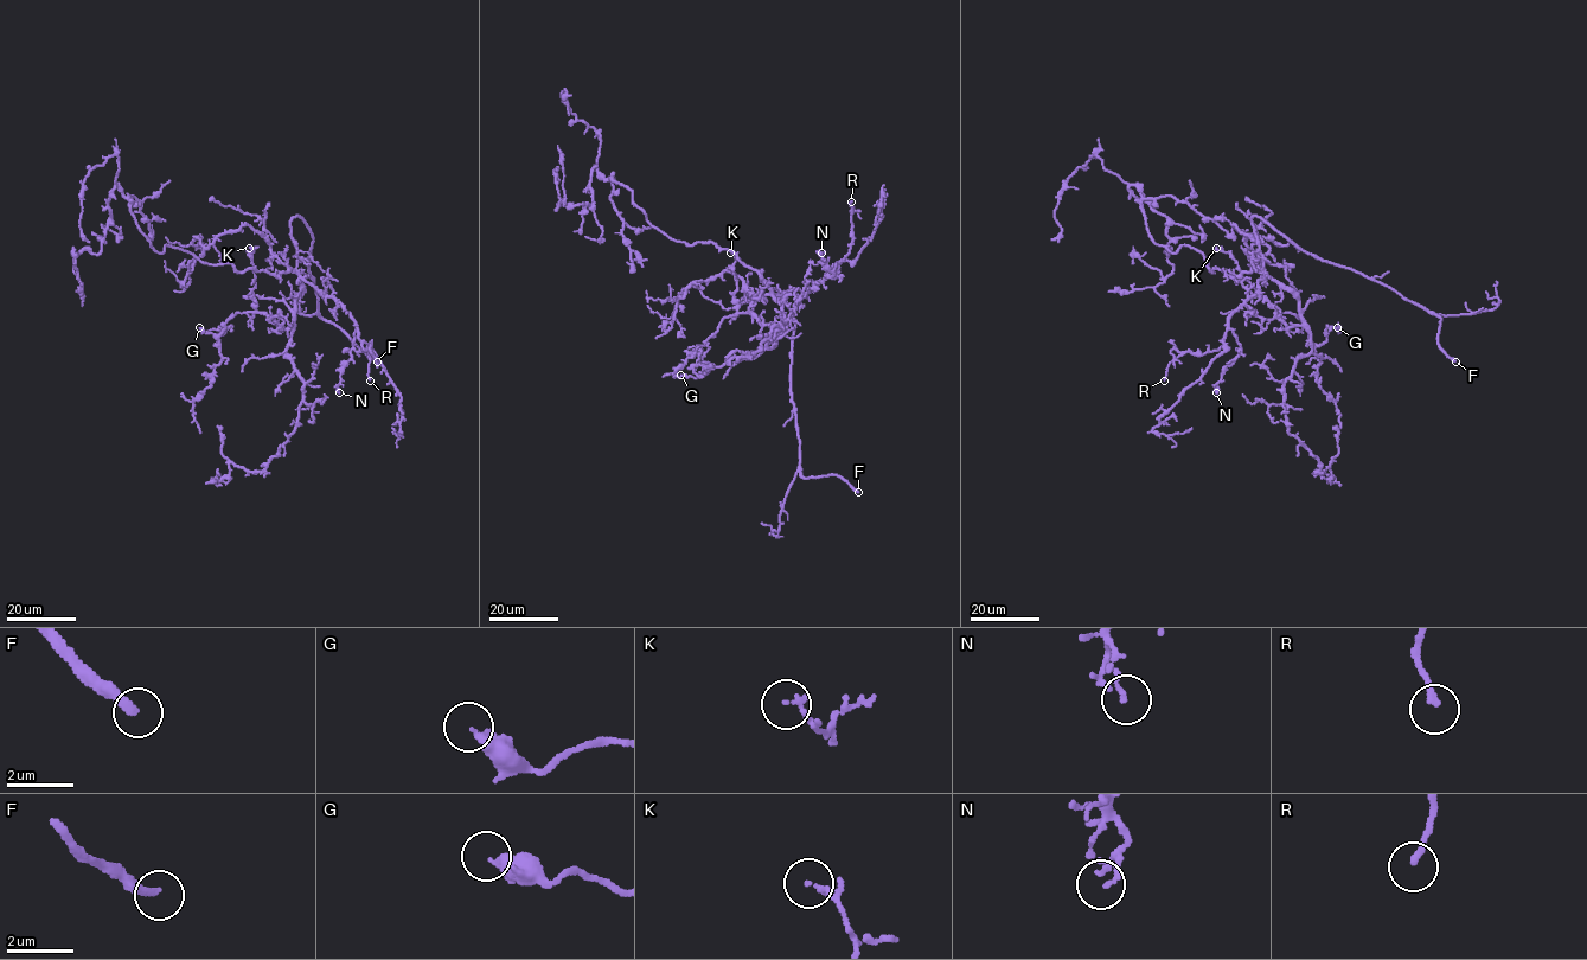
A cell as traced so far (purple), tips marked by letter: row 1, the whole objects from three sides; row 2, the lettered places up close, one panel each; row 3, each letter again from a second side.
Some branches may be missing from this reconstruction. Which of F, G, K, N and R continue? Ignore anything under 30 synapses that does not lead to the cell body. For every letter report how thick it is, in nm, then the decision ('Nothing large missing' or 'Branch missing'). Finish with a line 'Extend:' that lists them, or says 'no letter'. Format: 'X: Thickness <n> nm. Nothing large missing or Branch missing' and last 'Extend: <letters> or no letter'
F: Thickness 280 nm. Branch missing
G: Thickness 380 nm. Nothing large missing
K: Thickness 140 nm. Nothing large missing
N: Thickness 120 nm. Nothing large missing
R: Thickness 190 nm. Nothing large missing
Extend: F

